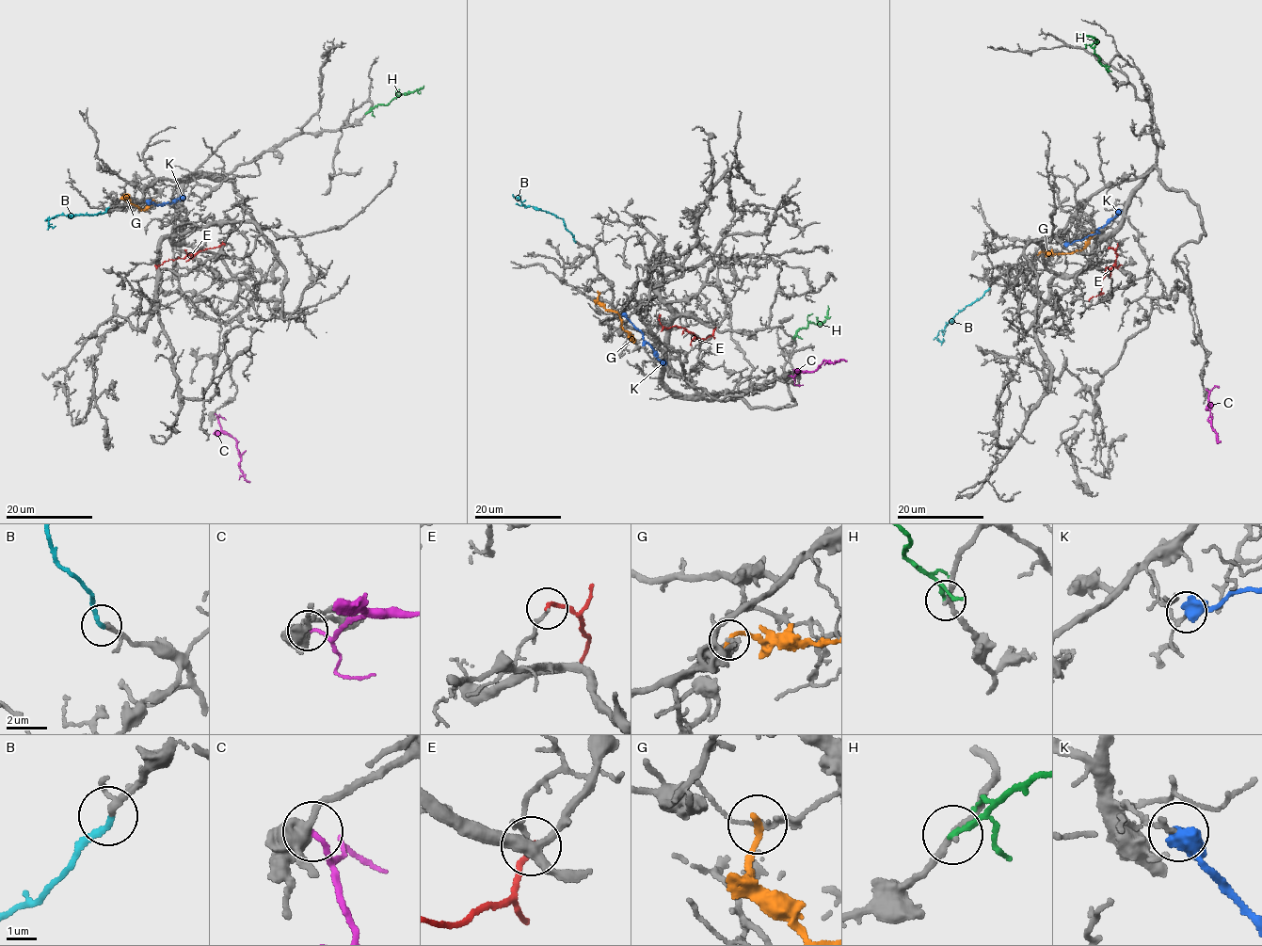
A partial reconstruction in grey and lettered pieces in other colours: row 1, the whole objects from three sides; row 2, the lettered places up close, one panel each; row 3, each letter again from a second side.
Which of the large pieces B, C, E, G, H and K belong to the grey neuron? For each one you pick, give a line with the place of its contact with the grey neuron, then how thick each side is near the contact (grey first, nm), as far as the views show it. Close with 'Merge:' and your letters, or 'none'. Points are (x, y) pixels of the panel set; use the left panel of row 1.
B: contact (108, 207); calibres 140 and 200 nm
Merge: B

